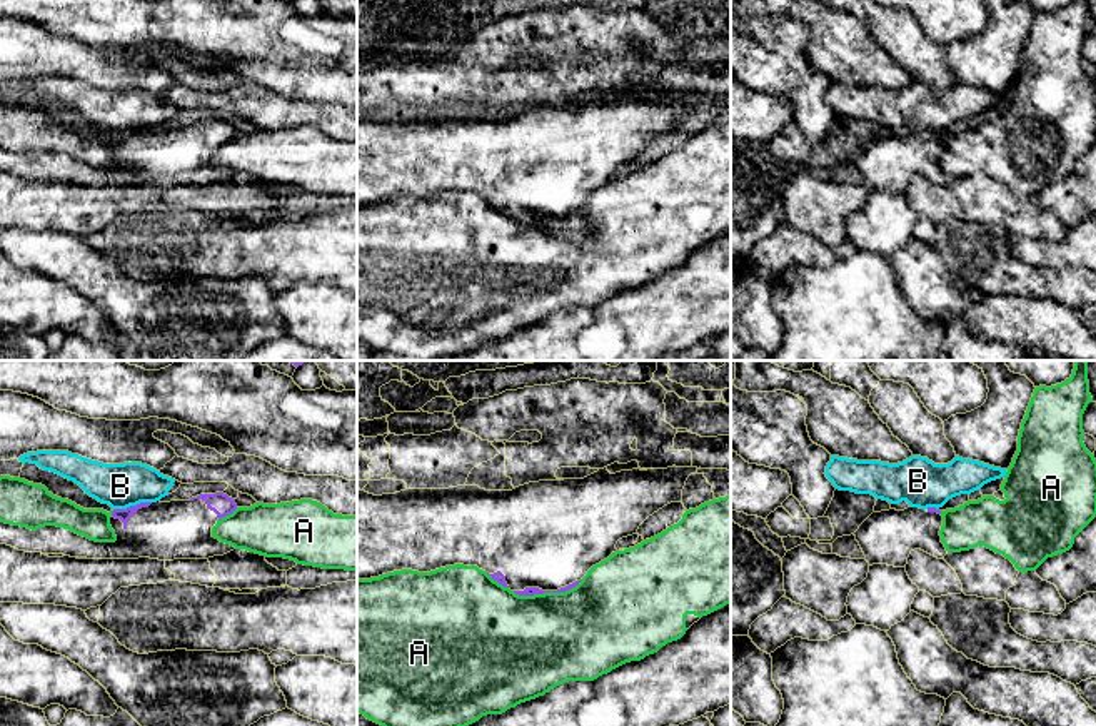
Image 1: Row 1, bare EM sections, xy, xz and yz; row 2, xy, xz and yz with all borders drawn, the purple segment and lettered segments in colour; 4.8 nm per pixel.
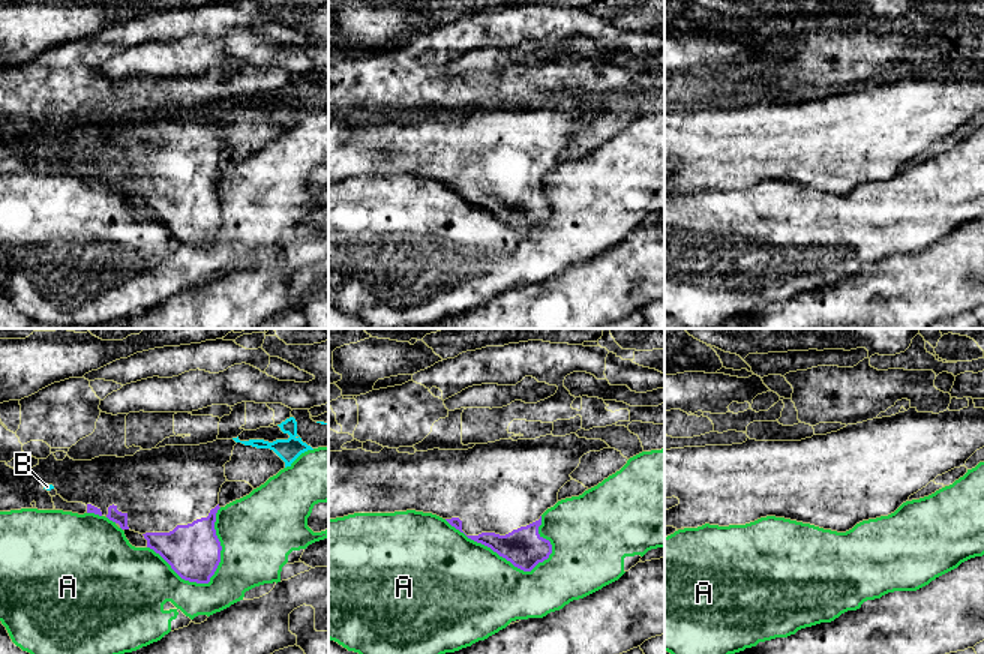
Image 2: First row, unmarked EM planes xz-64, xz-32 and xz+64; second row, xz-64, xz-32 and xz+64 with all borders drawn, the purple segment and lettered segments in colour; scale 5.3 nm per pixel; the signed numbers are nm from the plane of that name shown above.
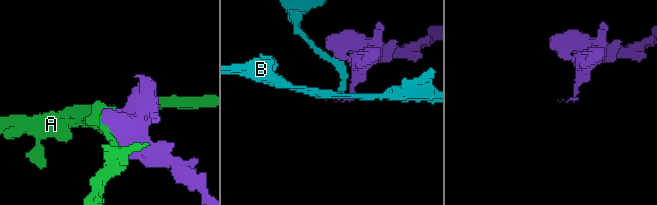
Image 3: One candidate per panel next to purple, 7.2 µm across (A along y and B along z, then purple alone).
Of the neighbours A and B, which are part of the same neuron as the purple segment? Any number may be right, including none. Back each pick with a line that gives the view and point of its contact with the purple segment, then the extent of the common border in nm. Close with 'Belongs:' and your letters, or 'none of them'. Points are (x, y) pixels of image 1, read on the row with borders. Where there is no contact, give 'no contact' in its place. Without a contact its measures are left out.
Belongs: none of them

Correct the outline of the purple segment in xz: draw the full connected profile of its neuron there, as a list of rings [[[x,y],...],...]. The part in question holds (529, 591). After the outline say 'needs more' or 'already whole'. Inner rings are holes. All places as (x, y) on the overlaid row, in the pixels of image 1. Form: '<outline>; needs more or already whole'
[[[607,467],[584,479],[539,481],[512,491],[485,491],[479,486],[449,489],[405,489],[374,496],[357,491],[357,579],[412,569],[430,572],[445,566],[477,566],[519,596],[566,592],[587,571],[616,552],[619,539],[637,534],[639,526],[671,502],[682,502],[682,489],[697,467],[632,469],[611,474]]]; needs more

